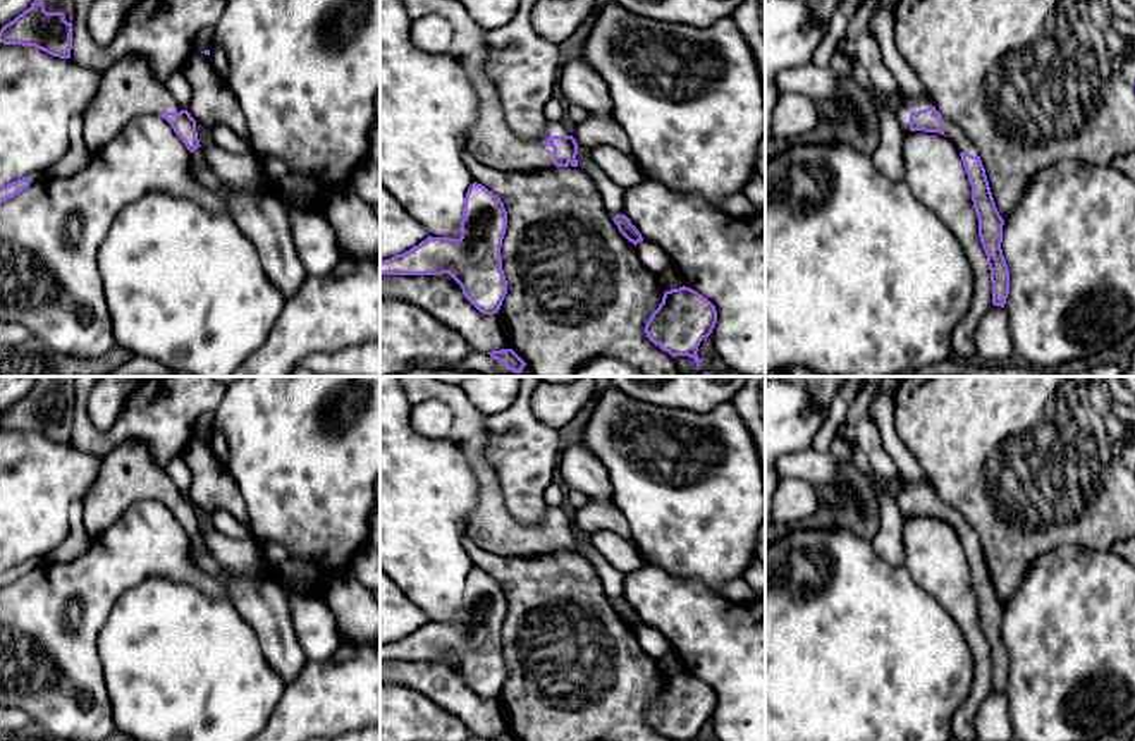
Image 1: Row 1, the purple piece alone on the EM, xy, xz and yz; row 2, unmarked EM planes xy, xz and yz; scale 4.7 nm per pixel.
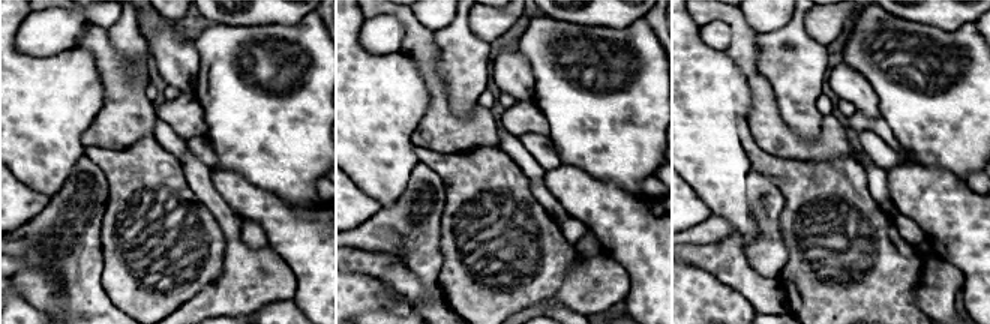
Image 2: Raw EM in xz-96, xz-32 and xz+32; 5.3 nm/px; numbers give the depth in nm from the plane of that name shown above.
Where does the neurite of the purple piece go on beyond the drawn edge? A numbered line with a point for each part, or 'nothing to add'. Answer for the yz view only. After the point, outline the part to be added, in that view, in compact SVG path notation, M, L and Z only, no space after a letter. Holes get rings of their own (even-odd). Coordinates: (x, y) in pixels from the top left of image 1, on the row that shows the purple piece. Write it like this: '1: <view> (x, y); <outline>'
1: yz (903, 105); M899 91L894 98L889 98L898 115L903 131L910 131L910 113L934 107L930 98L913 98Z

